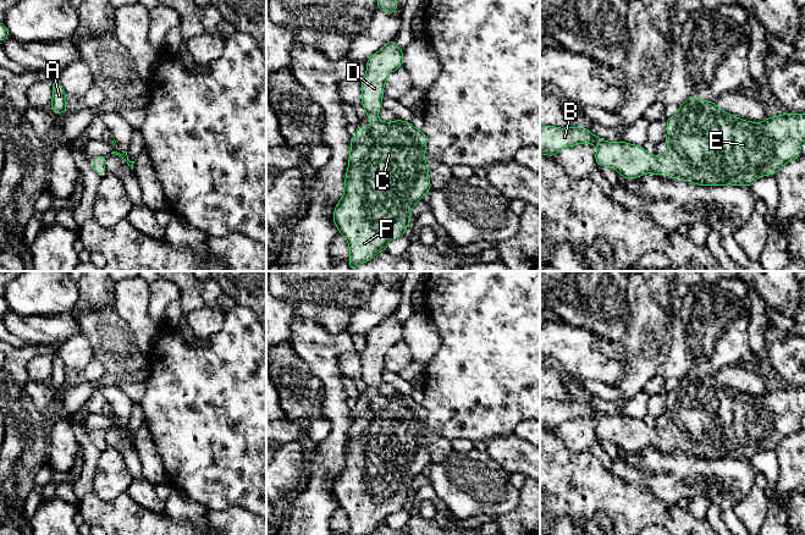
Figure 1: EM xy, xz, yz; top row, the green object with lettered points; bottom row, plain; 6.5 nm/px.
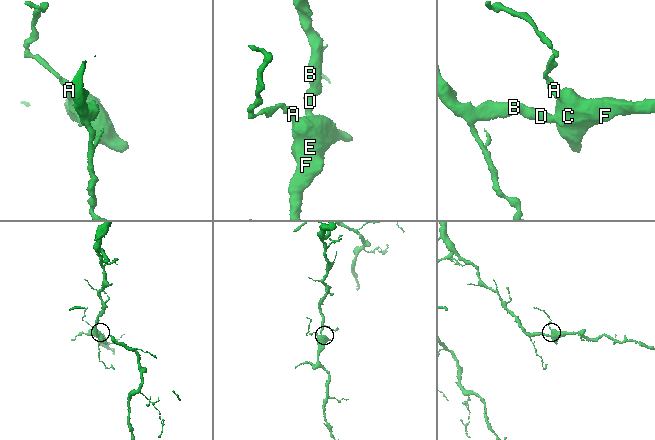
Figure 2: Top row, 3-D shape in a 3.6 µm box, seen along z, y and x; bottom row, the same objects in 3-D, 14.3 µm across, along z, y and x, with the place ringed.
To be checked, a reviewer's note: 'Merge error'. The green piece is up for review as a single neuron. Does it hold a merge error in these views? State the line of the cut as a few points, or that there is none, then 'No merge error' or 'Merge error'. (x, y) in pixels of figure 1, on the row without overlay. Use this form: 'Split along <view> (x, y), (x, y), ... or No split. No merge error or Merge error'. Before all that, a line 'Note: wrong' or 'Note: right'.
Note: wrong
No split. No merge error

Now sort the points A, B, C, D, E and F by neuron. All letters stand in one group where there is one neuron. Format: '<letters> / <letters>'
A B C D E F

